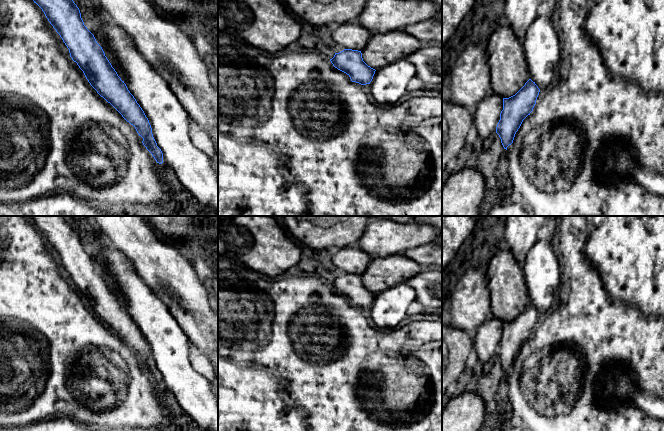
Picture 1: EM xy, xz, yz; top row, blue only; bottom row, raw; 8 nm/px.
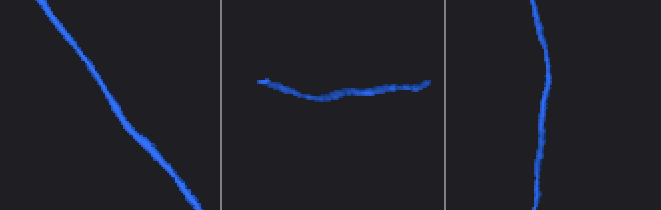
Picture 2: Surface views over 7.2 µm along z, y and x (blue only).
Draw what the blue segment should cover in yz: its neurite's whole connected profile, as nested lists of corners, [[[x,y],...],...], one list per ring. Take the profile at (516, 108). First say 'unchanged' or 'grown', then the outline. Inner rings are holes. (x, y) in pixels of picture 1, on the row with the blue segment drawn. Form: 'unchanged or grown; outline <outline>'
unchanged; outline [[[529,79],[513,96],[503,98],[503,110],[496,127],[504,149],[513,143],[514,137],[523,120],[530,115],[536,104],[540,89]]]

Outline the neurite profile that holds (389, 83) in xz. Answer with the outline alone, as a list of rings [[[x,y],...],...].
[[[402,59],[375,71],[369,84],[369,95],[380,104],[392,104],[407,91],[409,81],[416,77],[416,68]]]

